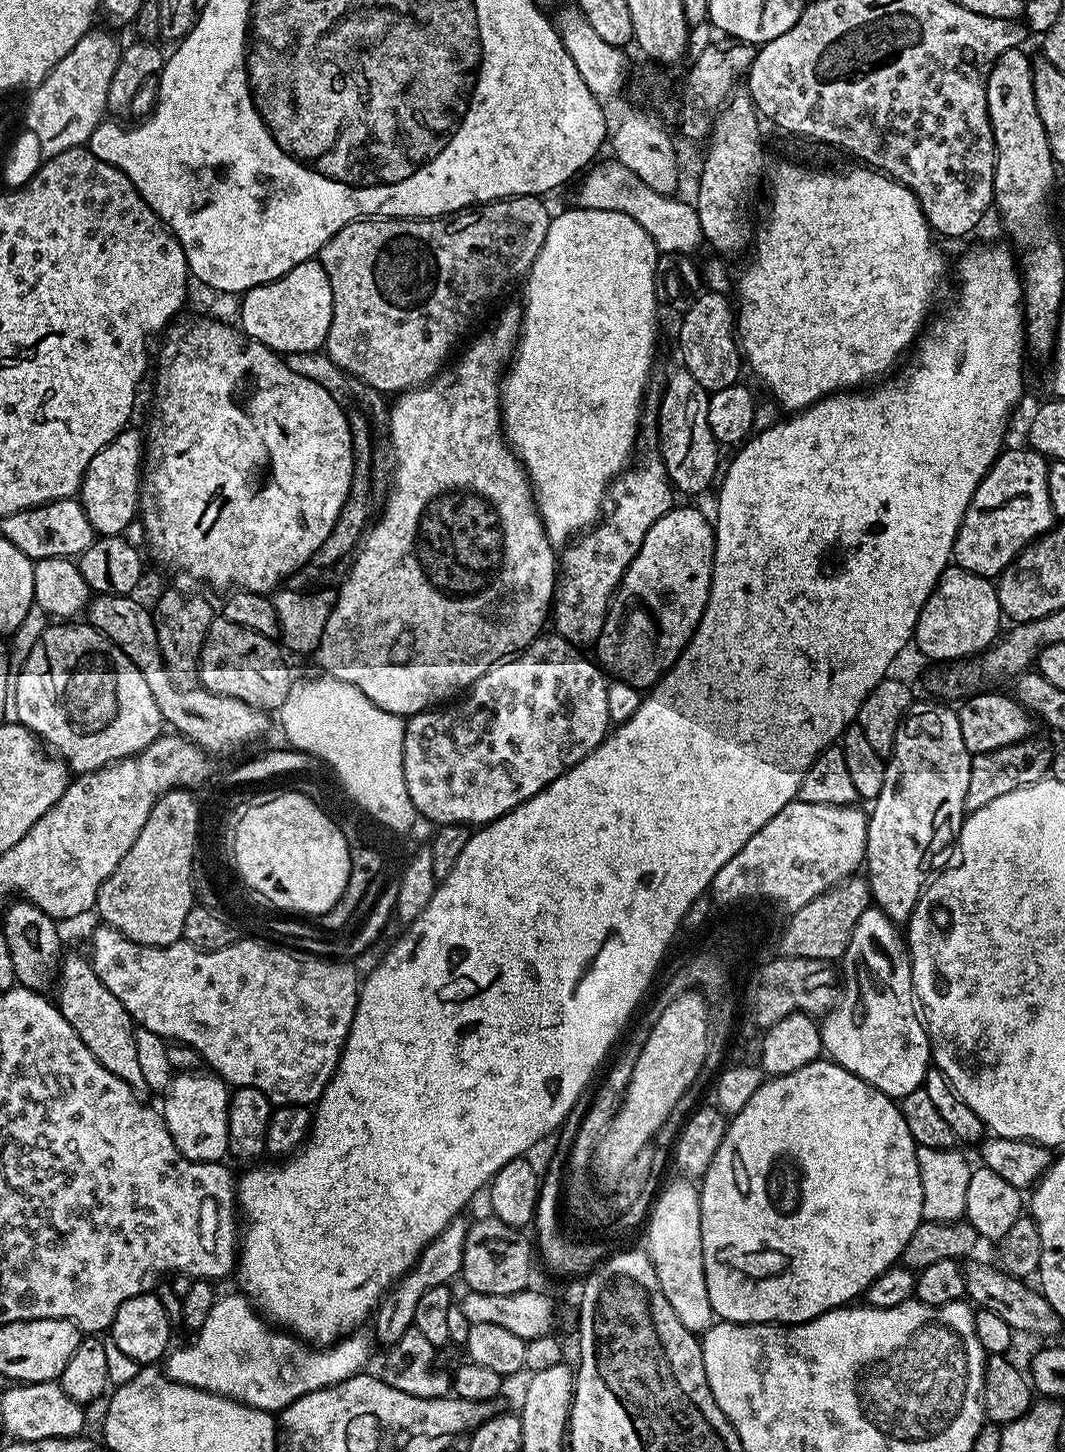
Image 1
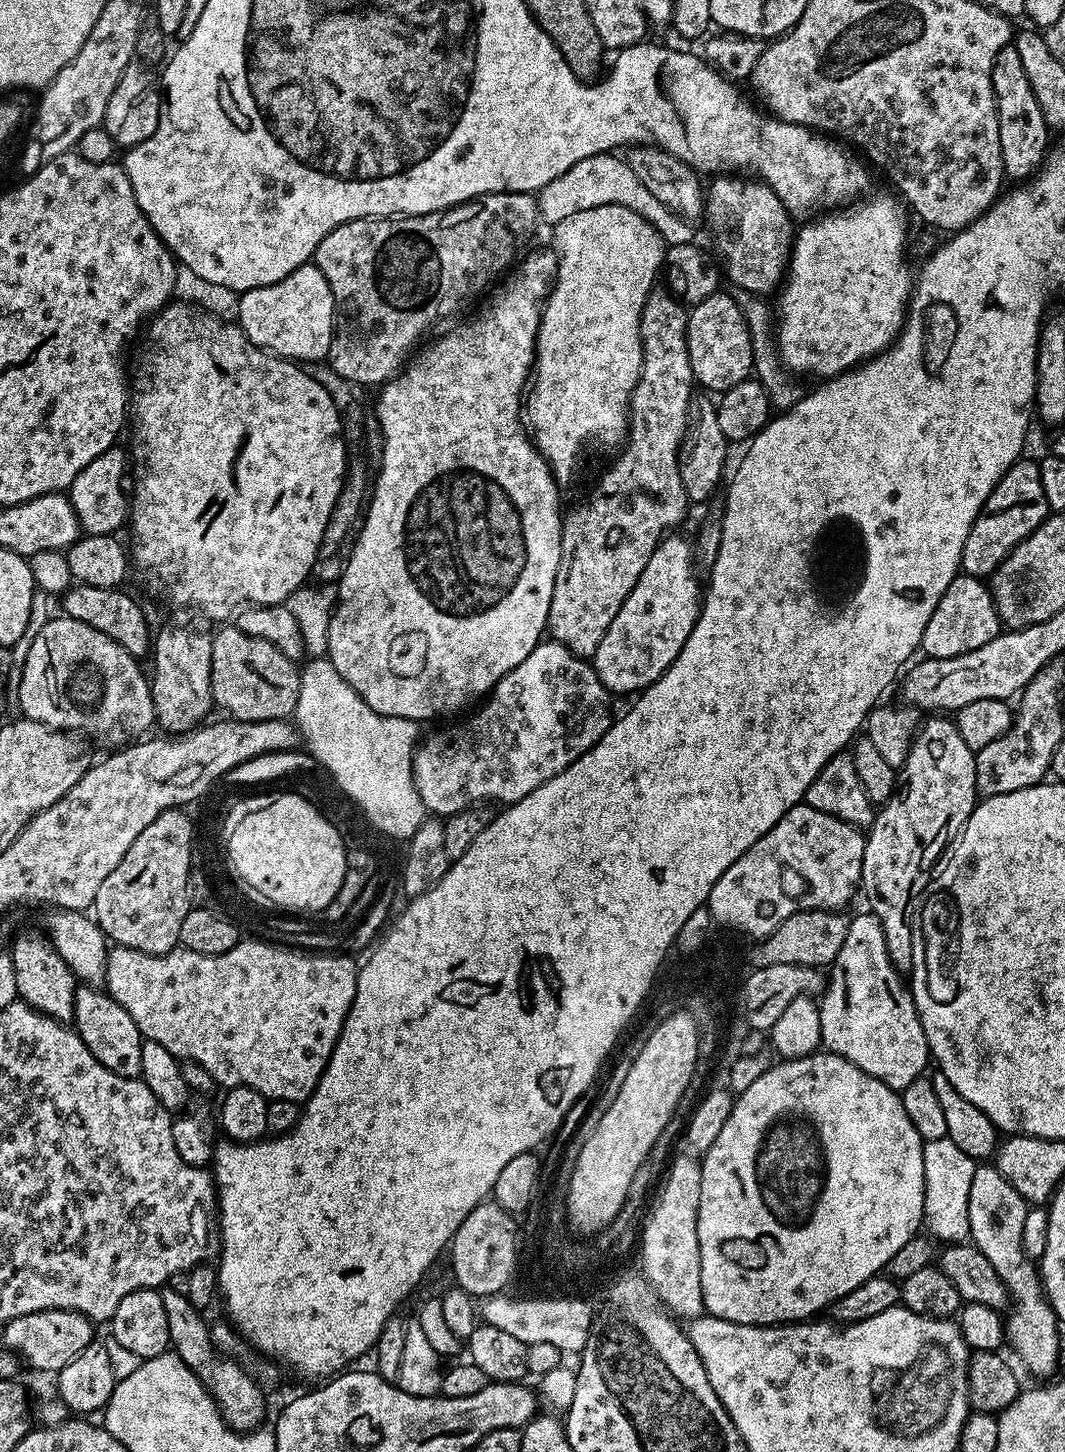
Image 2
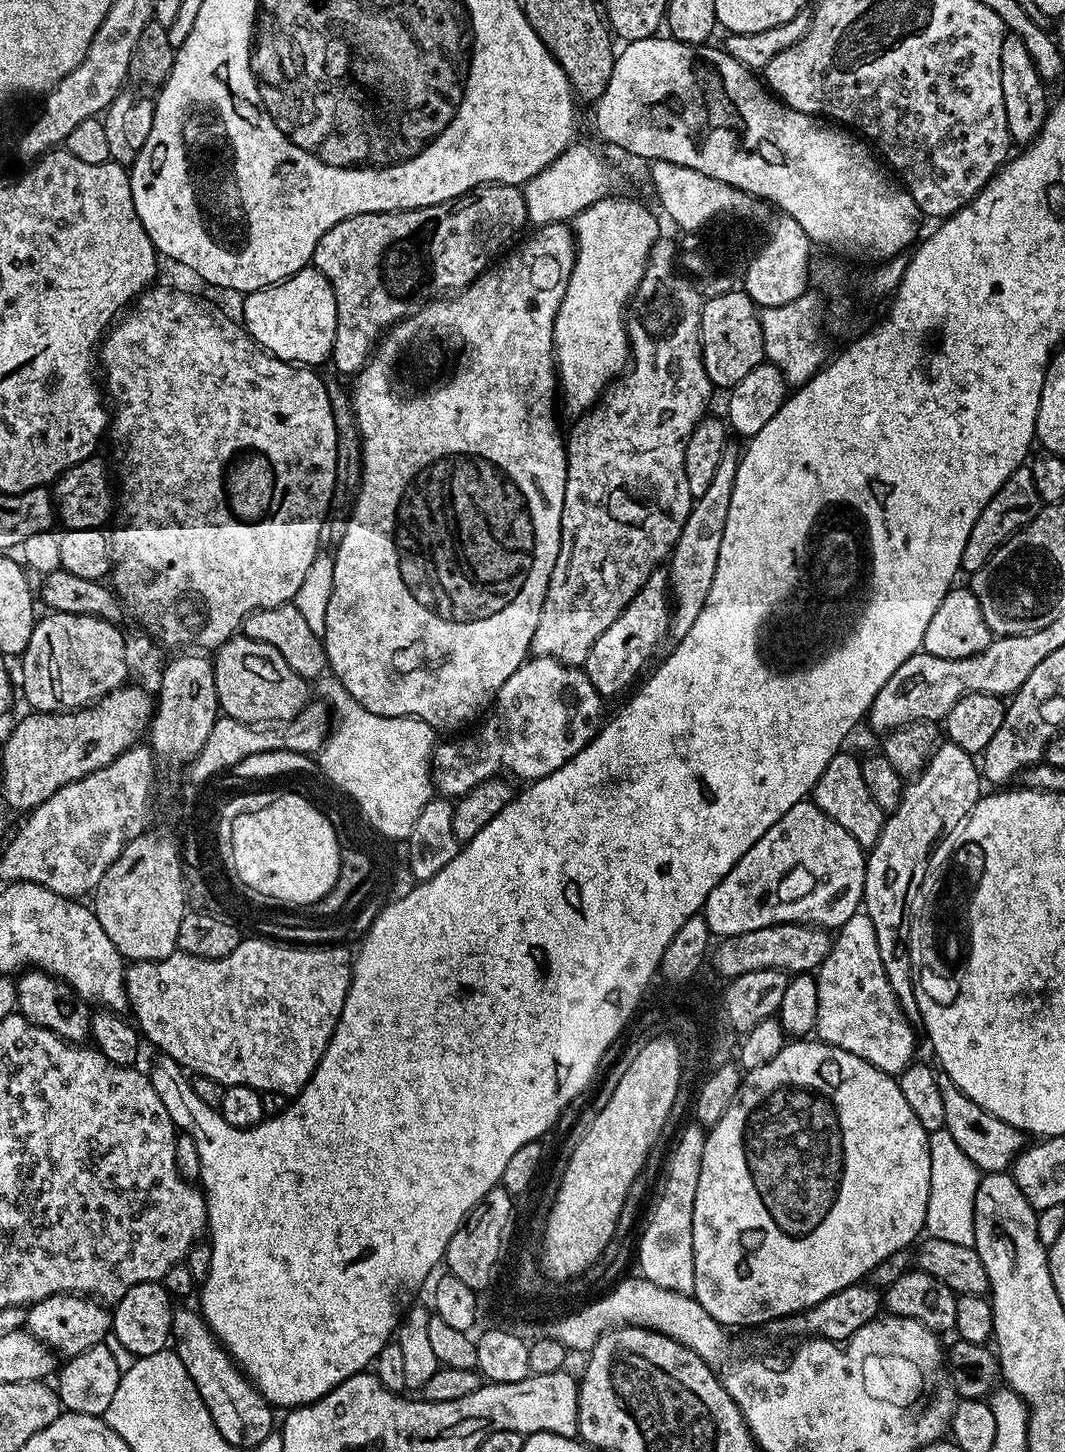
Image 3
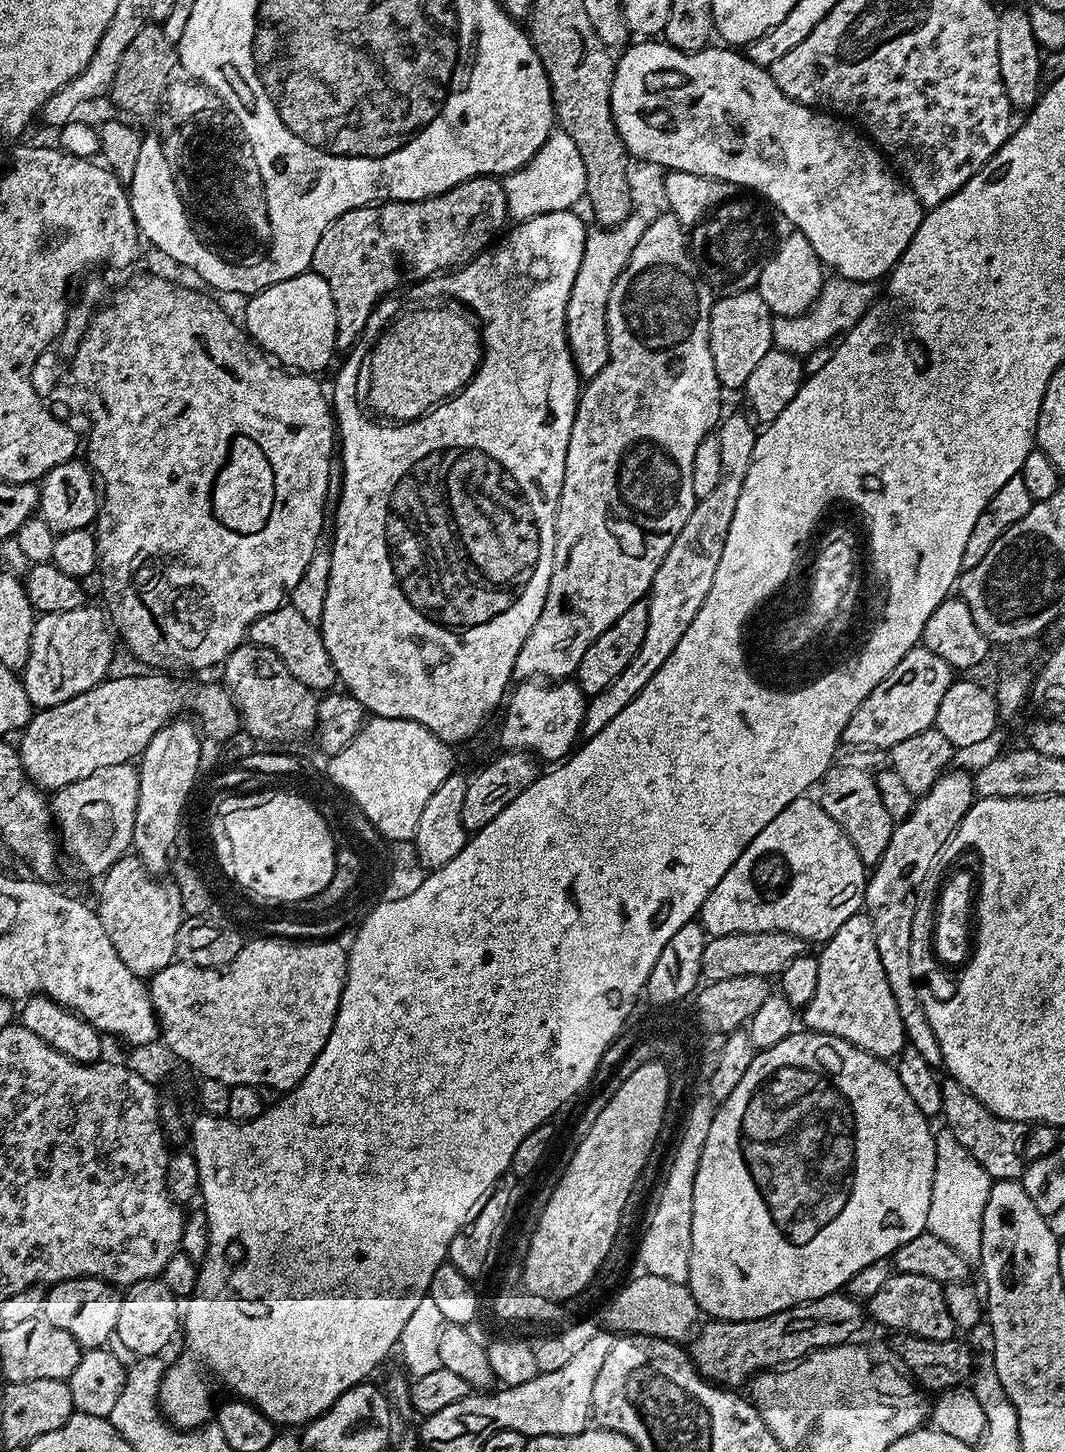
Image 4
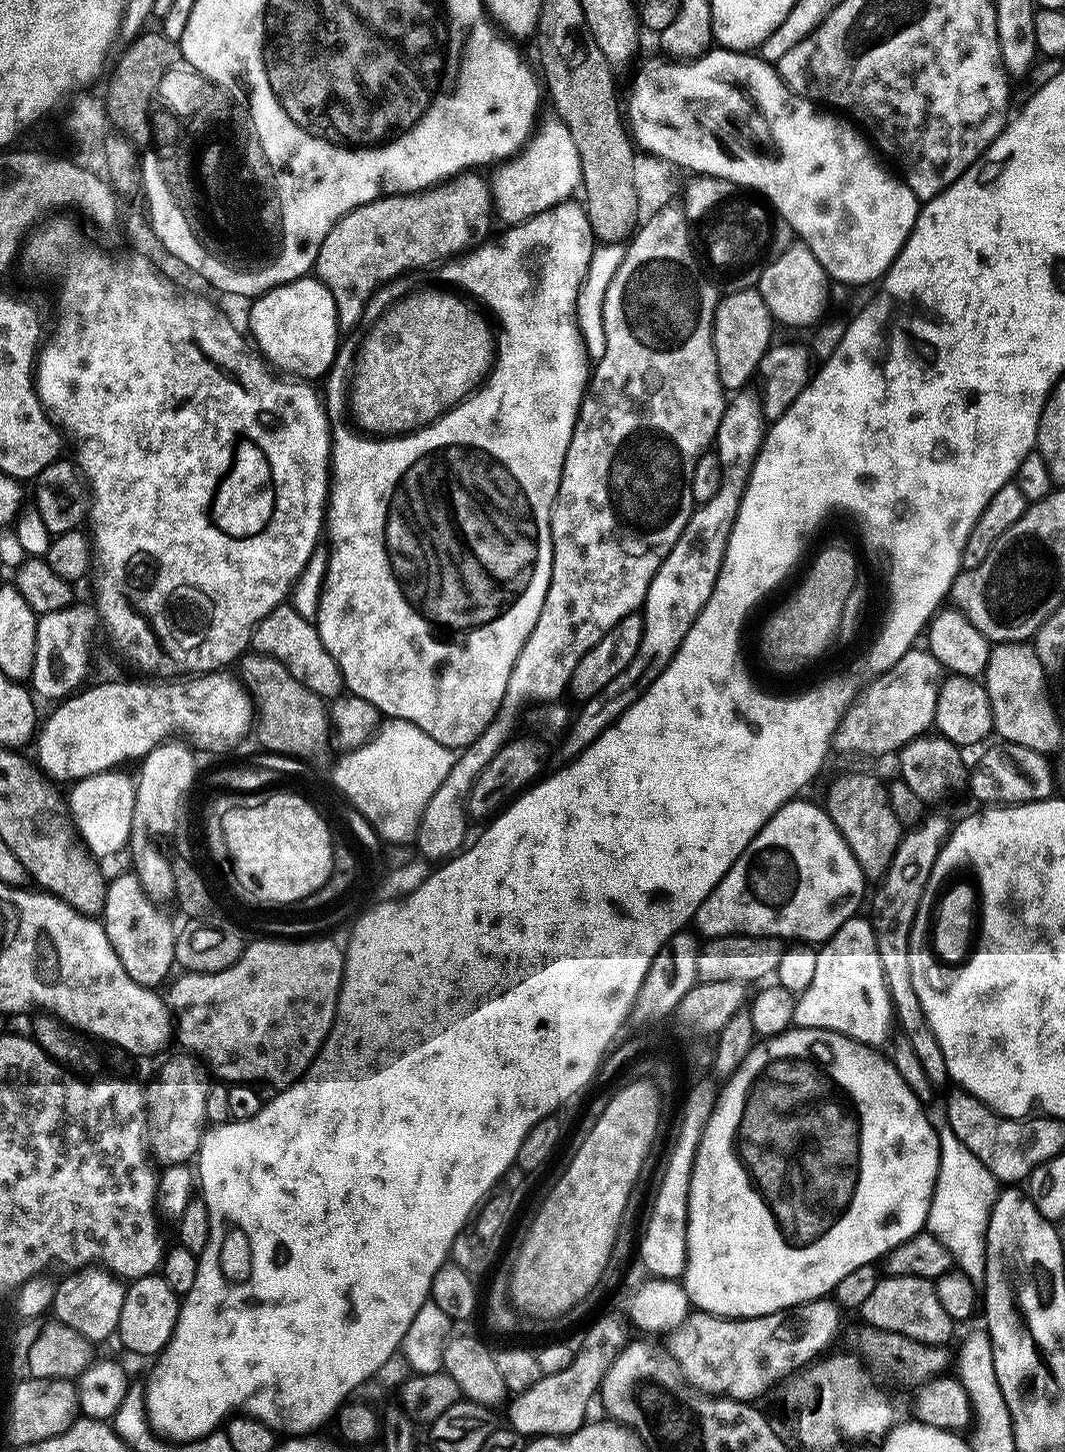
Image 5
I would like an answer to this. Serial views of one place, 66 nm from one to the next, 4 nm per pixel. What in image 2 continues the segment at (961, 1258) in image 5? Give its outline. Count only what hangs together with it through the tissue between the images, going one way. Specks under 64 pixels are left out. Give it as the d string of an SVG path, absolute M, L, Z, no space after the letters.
M944 1137L925 1141L923 1146L924 1219L922 1224L937 1241L964 1242L969 1239L968 1203L976 1167L976 1162L964 1154L952 1139Z

